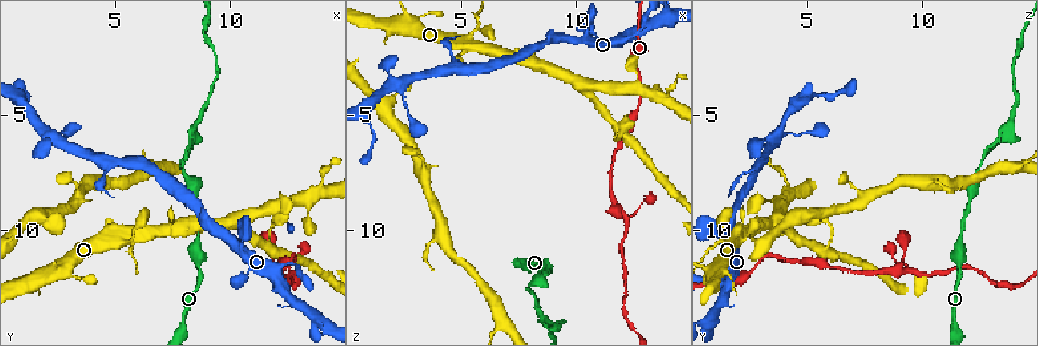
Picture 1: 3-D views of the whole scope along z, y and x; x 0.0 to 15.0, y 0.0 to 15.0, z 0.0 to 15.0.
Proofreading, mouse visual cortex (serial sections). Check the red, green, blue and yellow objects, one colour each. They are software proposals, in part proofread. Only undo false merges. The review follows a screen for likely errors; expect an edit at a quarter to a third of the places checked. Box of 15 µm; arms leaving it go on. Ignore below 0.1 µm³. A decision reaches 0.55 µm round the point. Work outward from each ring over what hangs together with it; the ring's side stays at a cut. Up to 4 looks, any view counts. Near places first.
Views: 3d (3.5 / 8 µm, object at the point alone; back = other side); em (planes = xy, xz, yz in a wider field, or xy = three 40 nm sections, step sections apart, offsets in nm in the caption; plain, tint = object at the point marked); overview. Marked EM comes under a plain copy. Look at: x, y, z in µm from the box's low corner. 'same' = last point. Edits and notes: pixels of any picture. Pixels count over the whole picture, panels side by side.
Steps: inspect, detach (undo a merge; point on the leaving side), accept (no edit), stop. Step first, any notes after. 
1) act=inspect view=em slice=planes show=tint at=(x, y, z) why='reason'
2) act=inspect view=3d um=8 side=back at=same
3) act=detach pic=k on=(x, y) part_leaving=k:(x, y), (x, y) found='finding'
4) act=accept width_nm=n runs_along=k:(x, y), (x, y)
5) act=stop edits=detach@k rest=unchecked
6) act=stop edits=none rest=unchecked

act=inspect view=3d um=3.5 side=back at=(12.5, 11.7, 9.3) why='sudden change in width'

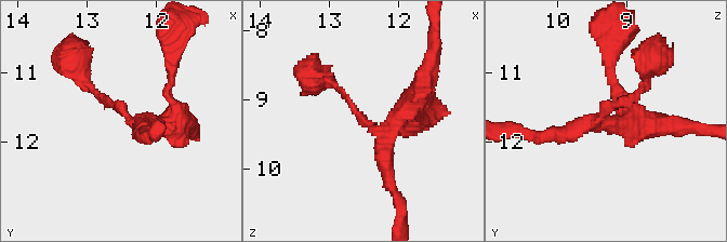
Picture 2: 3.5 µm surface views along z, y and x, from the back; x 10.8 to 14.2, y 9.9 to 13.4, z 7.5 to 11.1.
act=inspect view=em slice=xy step=5 show=tint at=(12.45, 11.60, 9.30)

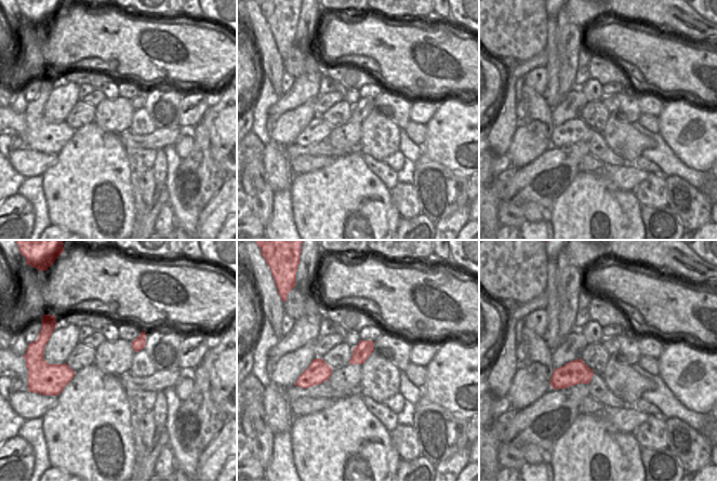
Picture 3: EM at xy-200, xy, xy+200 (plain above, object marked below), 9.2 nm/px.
act=accept found='continuous, no second cell'

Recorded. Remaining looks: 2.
act=inspect view=3d um=3.5 at=(5.3, 10.5, 1.7) why='four or more arms meet'

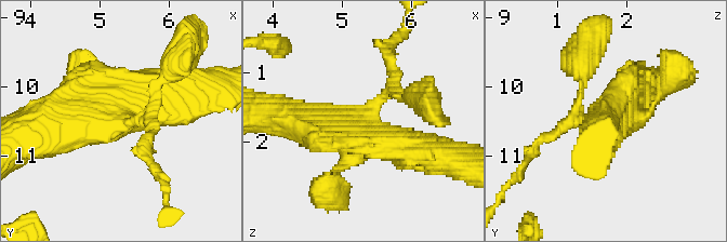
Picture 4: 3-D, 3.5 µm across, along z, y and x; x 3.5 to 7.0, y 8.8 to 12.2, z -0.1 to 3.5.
act=inspect view=em slice=xy step=2 show=tint at=(5.30, 10.50, 1.65)

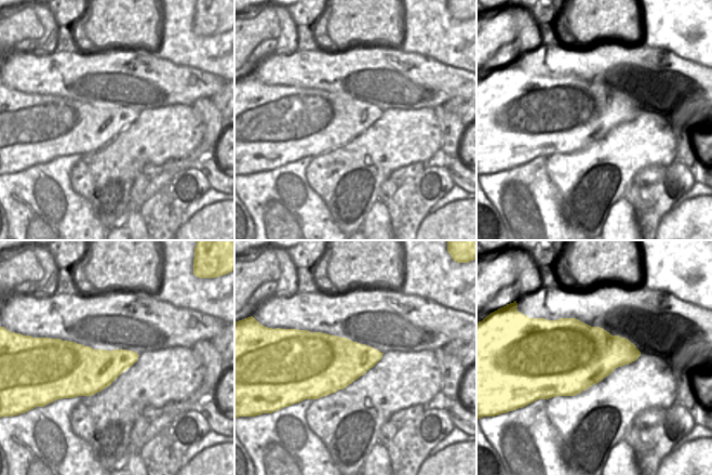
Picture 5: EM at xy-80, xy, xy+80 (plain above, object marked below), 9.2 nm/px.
act=accept runs_along=4:(277, 115), (330, 123), (410, 151) found='all the same cell'

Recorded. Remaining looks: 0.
act=stop edits=none rest=unchecked

